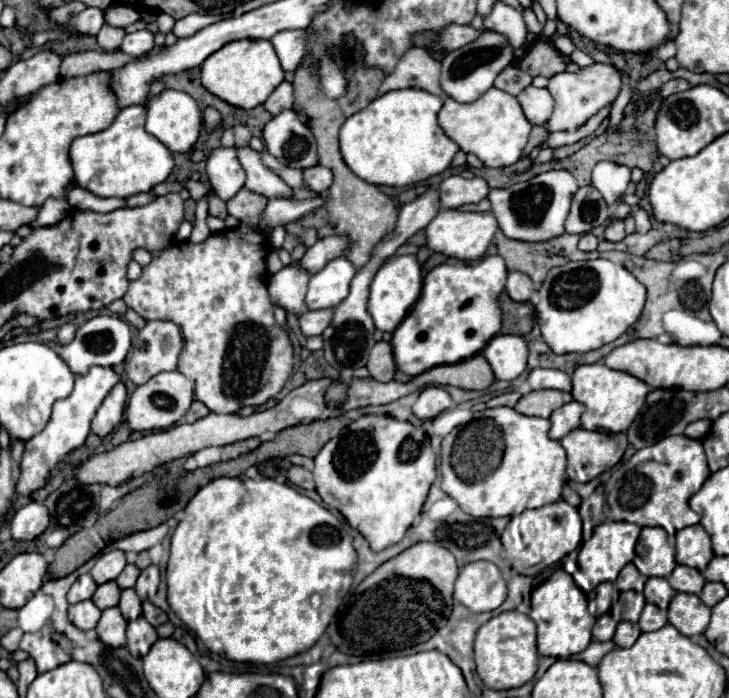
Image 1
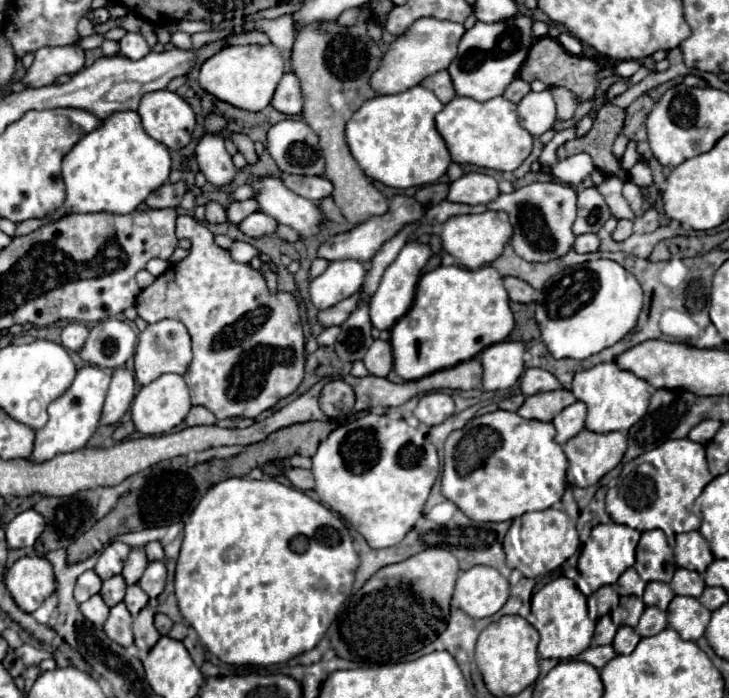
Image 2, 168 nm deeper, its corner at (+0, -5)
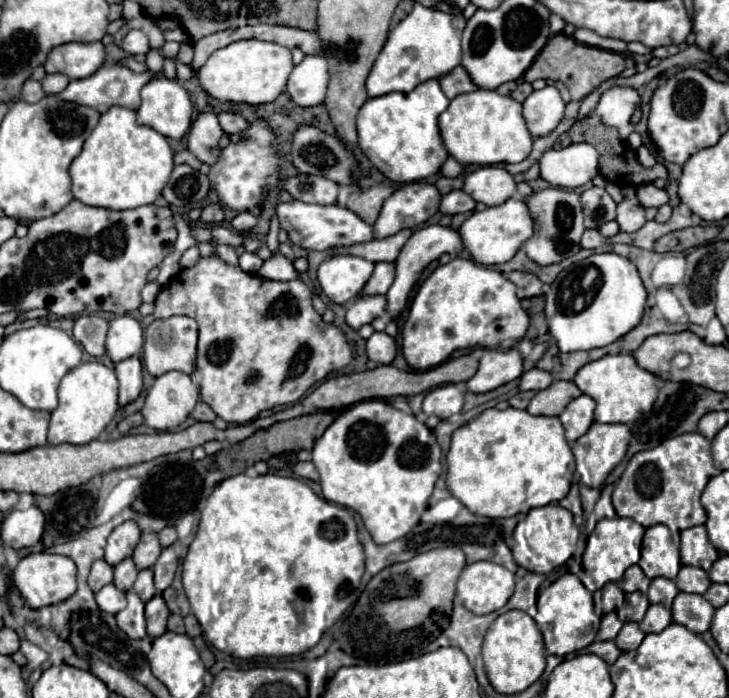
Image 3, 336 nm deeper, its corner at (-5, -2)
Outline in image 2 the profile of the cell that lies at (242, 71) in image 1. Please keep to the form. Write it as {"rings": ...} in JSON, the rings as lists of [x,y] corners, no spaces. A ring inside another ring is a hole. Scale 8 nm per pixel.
{"rings":[[[230,45],[212,55],[200,67],[200,87],[220,101],[226,101],[238,109],[262,111],[270,105],[278,81],[284,75],[284,59],[278,47],[268,45]]]}

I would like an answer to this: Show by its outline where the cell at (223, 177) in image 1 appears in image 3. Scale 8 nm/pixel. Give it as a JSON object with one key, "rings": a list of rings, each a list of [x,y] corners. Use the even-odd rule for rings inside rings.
{"rings":[[[203,112],[193,120],[187,132],[187,146],[201,162],[213,164],[217,160],[217,154],[221,154],[221,148],[219,148],[221,136],[223,136],[223,130],[217,122],[217,116]]]}

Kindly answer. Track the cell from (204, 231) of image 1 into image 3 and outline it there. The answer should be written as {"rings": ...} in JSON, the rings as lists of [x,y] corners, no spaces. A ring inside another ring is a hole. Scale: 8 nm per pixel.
{"rings":[[[297,174],[289,178],[283,188],[301,202],[315,202],[315,204],[335,204],[339,194],[339,184],[309,174]]]}

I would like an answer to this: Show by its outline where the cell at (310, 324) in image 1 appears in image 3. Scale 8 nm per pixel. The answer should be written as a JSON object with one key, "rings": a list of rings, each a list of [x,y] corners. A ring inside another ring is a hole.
{"rings":[[[379,262],[375,264],[375,272],[365,284],[361,294],[385,294],[395,280],[395,264],[393,262]]]}

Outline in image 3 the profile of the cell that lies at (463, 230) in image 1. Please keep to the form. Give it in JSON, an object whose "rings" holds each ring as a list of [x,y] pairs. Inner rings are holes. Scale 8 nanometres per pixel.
{"rings":[[[509,198],[501,206],[491,206],[491,208],[473,212],[473,216],[463,222],[459,232],[463,238],[465,250],[471,252],[475,262],[485,266],[503,264],[503,262],[509,262],[515,256],[515,252],[523,246],[523,242],[533,236],[533,218],[525,200]]]}

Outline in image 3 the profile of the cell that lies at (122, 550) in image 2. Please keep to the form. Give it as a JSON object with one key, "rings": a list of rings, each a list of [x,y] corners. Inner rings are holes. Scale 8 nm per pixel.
{"rings":[[[127,520],[121,526],[117,526],[111,536],[107,538],[107,546],[105,546],[105,562],[109,562],[111,566],[119,564],[123,558],[131,556],[137,542],[141,538],[141,528],[135,520]]]}

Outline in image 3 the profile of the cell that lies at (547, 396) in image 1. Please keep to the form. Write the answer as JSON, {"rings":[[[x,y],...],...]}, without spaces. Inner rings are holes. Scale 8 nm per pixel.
{"rings":[[[553,382],[549,388],[539,390],[533,400],[527,406],[529,414],[543,414],[543,416],[559,416],[565,406],[573,400],[581,396],[581,390],[577,390],[575,382]]]}

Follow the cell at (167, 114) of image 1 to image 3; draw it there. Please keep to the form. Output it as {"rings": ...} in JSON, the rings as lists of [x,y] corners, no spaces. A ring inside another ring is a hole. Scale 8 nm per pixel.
{"rings":[[[153,78],[141,90],[141,108],[137,122],[159,134],[179,140],[187,134],[193,118],[193,106],[185,88],[177,80]]]}

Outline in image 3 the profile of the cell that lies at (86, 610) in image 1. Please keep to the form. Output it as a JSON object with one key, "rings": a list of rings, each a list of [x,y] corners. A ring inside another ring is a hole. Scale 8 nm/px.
{"rings":[[[115,584],[103,586],[103,588],[95,594],[95,600],[97,600],[97,604],[101,606],[101,610],[105,610],[105,612],[109,612],[109,614],[117,614],[119,610],[123,610],[123,608],[127,606],[125,592],[119,590]]]}

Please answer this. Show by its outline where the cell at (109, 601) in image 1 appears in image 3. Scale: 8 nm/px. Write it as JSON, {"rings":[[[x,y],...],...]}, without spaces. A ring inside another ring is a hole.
{"rings":[[[125,558],[123,562],[119,562],[117,566],[115,566],[115,586],[119,588],[119,590],[129,590],[131,586],[133,586],[133,582],[135,582],[135,578],[137,578],[137,566],[135,566],[135,562],[133,562],[133,558]]]}

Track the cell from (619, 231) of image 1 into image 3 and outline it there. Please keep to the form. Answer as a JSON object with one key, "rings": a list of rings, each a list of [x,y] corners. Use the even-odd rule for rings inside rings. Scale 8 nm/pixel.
{"rings":[[[635,194],[623,196],[617,204],[617,224],[623,232],[637,232],[645,224],[645,208],[639,204]]]}

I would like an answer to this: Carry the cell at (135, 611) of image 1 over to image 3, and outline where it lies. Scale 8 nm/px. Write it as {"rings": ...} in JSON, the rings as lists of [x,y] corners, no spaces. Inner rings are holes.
{"rings":[[[145,568],[139,572],[139,576],[133,584],[133,590],[139,594],[139,598],[143,602],[147,602],[149,598],[155,596],[155,584],[153,584],[153,570],[151,568]]]}

